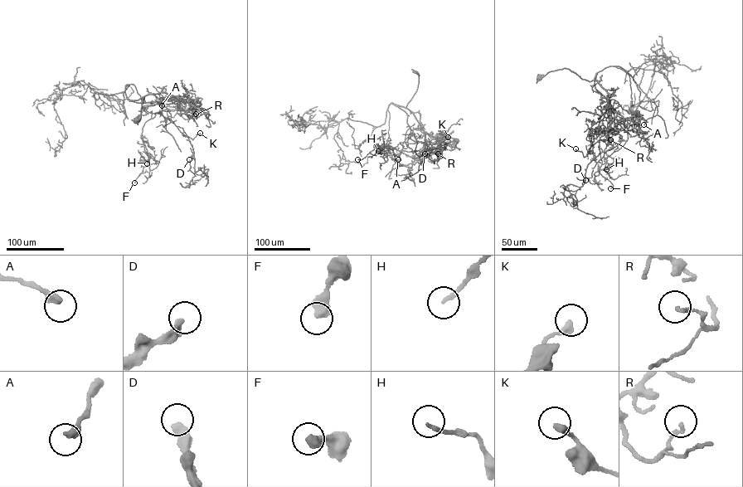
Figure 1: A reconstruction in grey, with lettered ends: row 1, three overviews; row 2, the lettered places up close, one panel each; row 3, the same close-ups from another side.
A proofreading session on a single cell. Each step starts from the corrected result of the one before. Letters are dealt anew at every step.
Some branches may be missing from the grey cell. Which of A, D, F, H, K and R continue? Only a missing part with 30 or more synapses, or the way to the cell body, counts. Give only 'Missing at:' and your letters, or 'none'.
Missing at: none

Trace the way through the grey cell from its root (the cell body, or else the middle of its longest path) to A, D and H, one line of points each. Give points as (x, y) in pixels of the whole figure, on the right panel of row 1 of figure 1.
A: (539, 77), (565, 68), (590, 81), (607, 67), (621, 69), (629, 77), (629, 109), (645, 119), (643, 124)
D: (539, 77), (568, 69), (596, 80), (591, 90), (609, 102), (614, 127), (570, 193), (567, 185), (585, 180)
H: (539, 77), (565, 68), (597, 81), (591, 90), (609, 102), (628, 134), (606, 169)

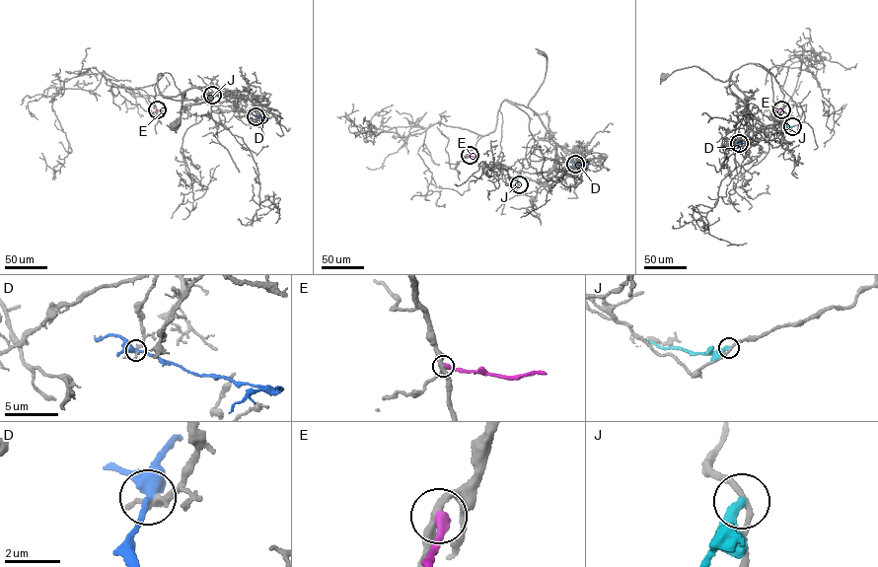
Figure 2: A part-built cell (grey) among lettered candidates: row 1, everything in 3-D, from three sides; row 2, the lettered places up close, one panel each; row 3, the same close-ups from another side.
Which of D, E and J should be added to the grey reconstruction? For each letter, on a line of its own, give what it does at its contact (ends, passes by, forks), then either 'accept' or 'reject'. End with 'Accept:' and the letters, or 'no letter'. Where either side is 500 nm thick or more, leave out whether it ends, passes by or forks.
D: it passes by; accept
E: it ends there; reject
J: it ends there; reject
Accept: D

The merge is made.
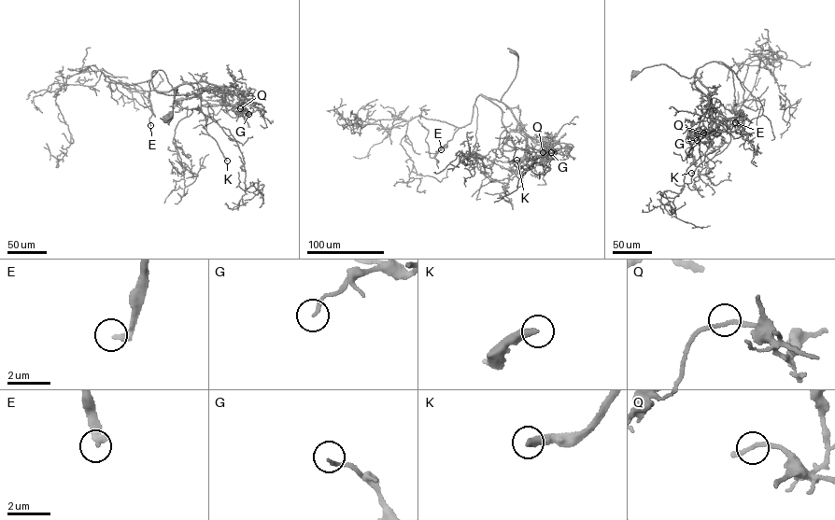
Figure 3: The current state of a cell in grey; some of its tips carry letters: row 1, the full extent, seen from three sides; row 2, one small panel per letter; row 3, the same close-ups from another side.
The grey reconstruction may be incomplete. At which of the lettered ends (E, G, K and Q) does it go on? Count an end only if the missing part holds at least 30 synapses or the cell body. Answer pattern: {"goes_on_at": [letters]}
{"goes_on_at": ["E", "K"]}

